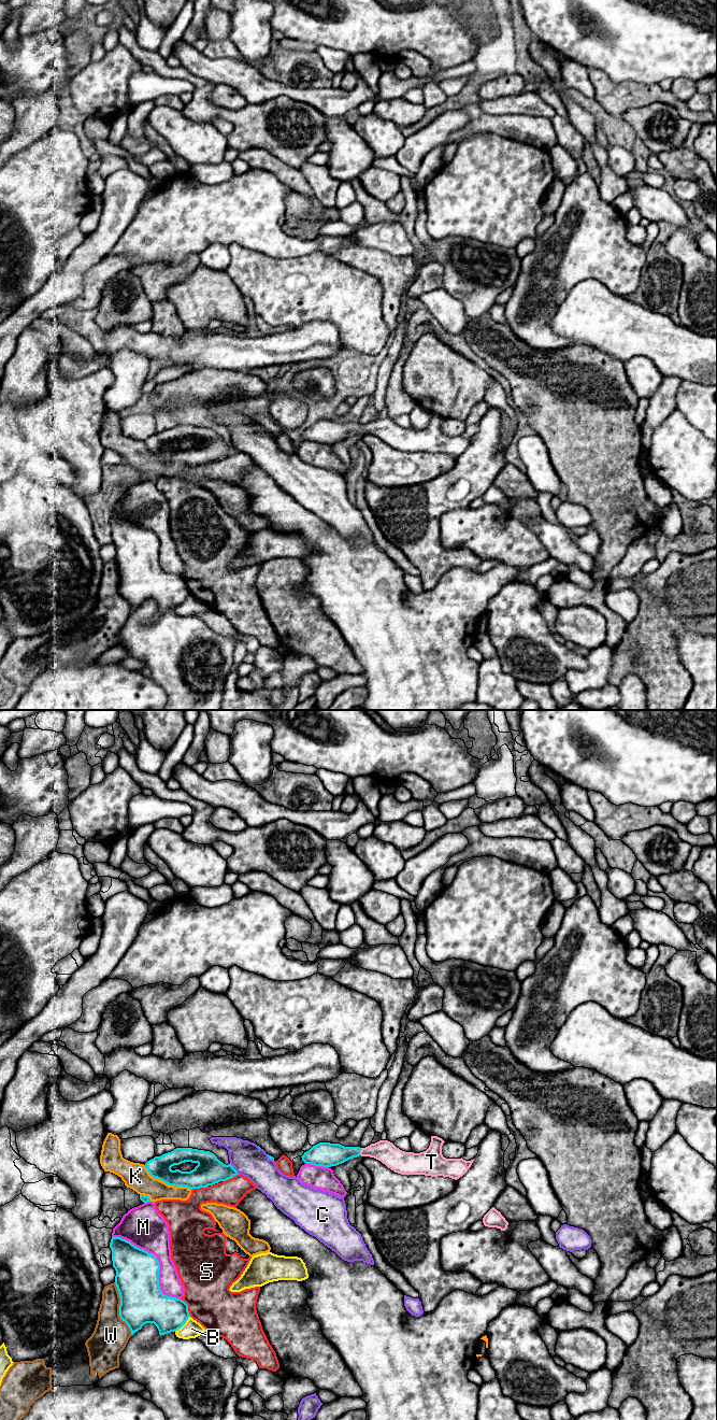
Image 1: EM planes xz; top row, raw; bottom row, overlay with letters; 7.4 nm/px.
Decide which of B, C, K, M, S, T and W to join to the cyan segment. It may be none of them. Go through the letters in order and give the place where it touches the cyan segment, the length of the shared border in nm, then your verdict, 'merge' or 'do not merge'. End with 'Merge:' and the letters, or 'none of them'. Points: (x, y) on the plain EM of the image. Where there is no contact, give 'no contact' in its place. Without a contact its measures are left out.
B: xz (183, 601) | 170 nm | do not merge
C: xz (233, 445) | 120 nm | do not merge
K: xz (167, 460) | 400 nm | do not merge
M: xz (158, 539) | 700 nm | do not merge
S: xz (187, 584) | 160 nm | do not merge
T: xz (360, 427) | 60 nm | merge
W: xz (119, 585) | 420 nm | do not merge
Merge: T

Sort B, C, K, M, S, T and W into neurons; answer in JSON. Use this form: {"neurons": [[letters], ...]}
{"neurons": [["B"], ["C"], ["K"], ["M"], ["S"], ["T"], ["W"]]}

